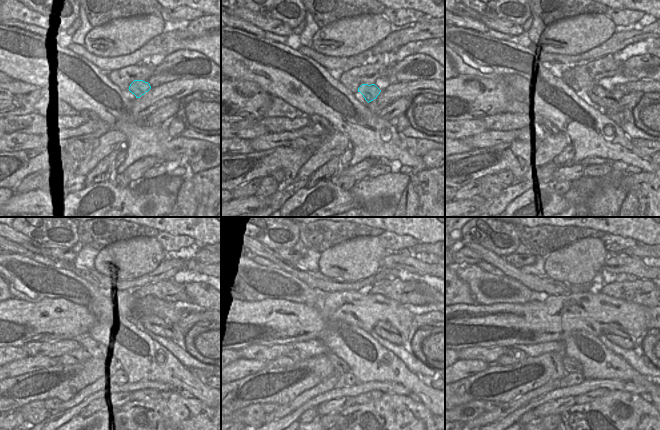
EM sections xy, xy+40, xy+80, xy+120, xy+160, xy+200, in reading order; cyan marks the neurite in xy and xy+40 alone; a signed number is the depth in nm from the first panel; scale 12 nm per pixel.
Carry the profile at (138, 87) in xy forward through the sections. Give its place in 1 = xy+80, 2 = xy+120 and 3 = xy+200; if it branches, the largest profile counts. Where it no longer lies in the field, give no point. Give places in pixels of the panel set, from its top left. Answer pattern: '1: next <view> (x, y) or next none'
1: next xy+80 (599, 96)
2: next xy+120 (152, 323)
3: next xy+200 (614, 335)

